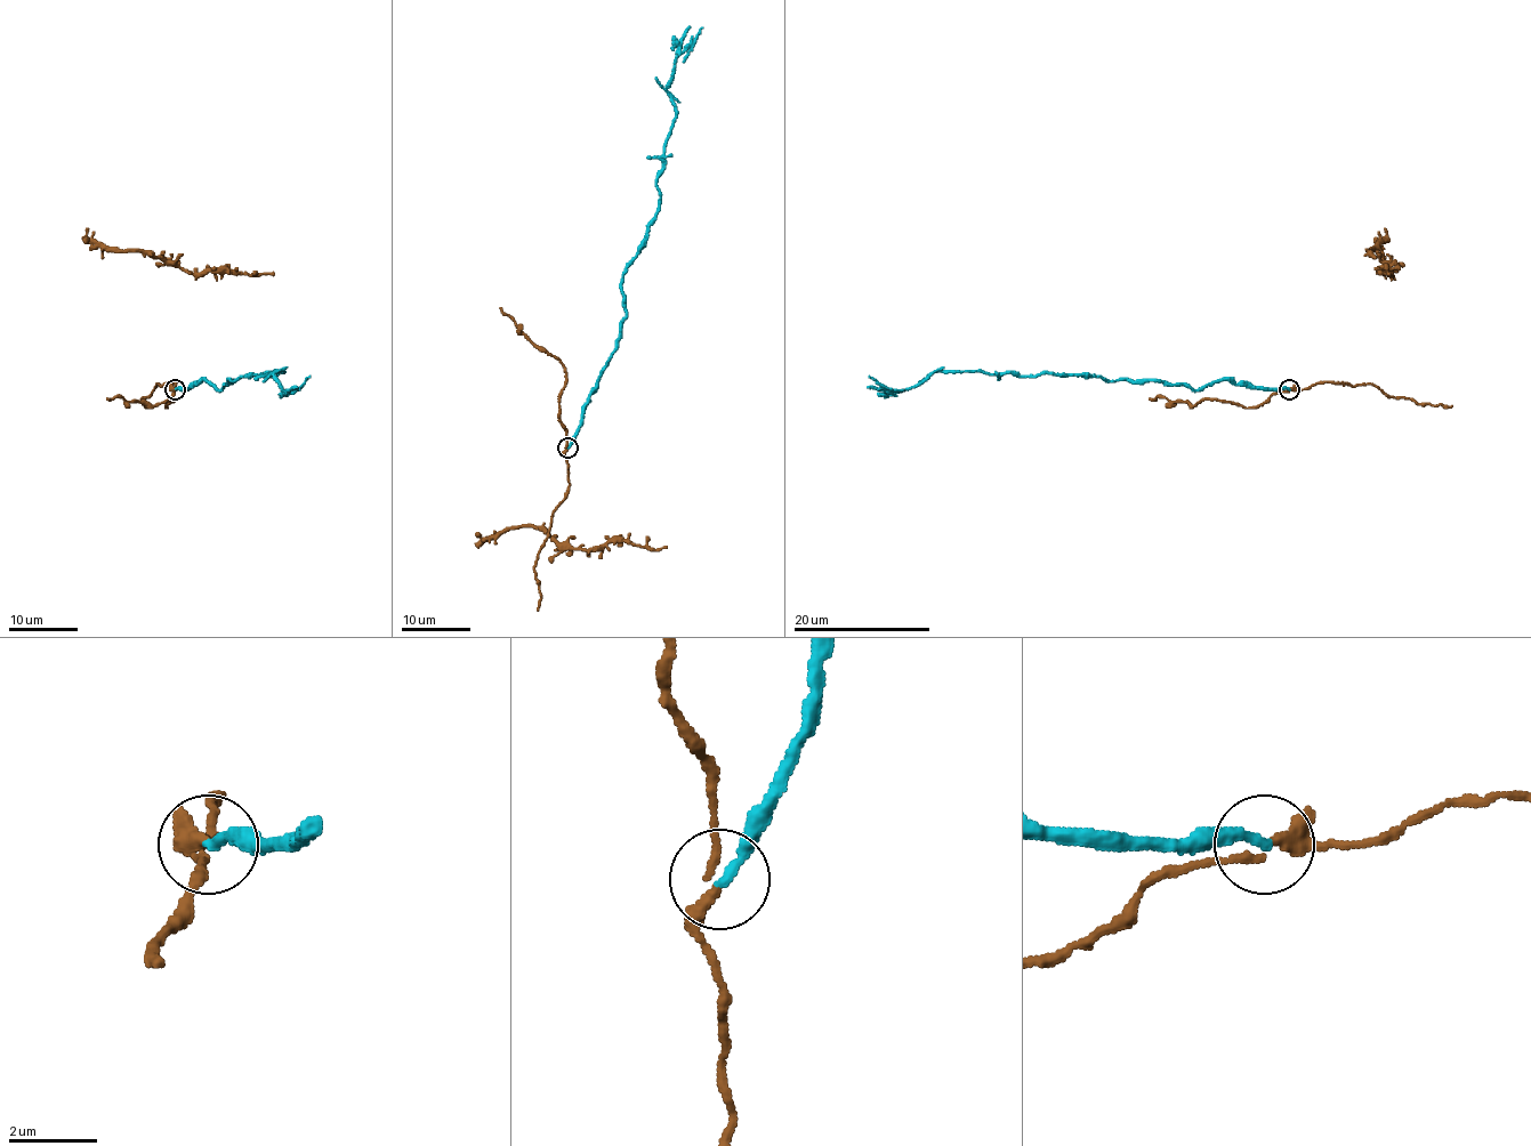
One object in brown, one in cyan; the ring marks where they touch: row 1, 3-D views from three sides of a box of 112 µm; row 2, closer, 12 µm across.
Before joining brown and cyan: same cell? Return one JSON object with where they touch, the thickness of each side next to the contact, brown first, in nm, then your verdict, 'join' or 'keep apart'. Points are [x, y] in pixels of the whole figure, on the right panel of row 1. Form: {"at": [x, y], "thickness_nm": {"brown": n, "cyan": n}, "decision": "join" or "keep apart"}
{"at": [1289, 389], "thickness_nm": {"brown": 220, "cyan": 240}, "decision": "keep apart"}

